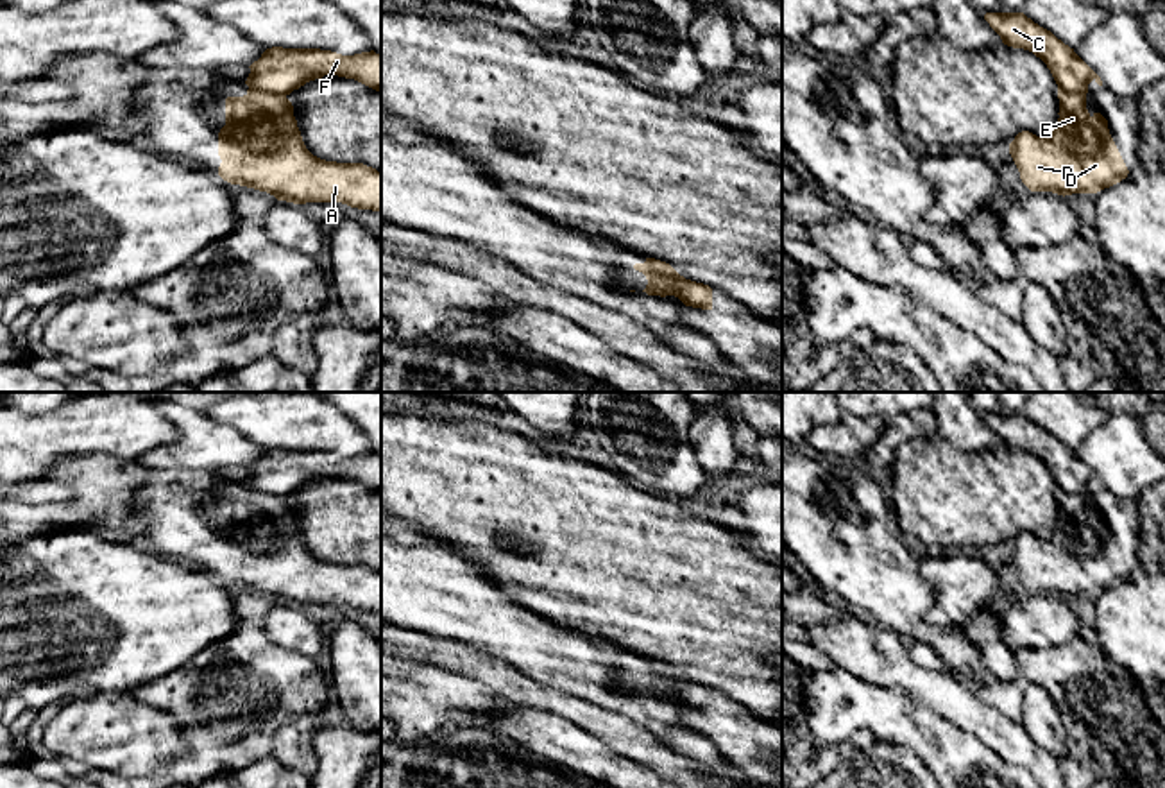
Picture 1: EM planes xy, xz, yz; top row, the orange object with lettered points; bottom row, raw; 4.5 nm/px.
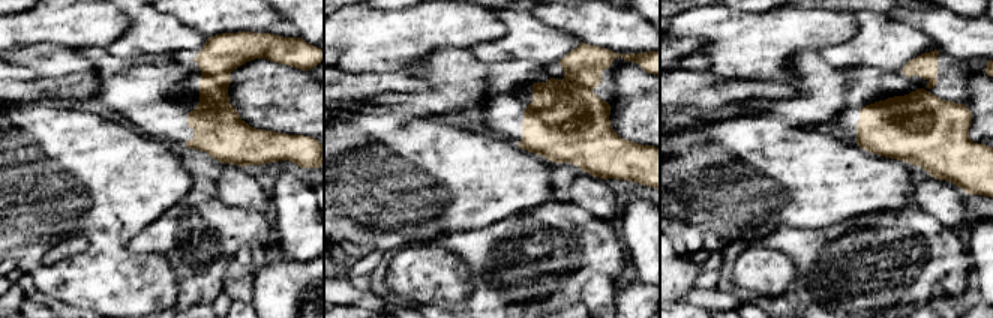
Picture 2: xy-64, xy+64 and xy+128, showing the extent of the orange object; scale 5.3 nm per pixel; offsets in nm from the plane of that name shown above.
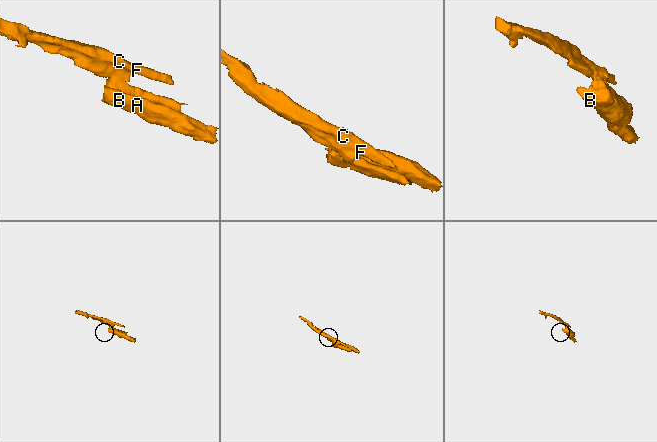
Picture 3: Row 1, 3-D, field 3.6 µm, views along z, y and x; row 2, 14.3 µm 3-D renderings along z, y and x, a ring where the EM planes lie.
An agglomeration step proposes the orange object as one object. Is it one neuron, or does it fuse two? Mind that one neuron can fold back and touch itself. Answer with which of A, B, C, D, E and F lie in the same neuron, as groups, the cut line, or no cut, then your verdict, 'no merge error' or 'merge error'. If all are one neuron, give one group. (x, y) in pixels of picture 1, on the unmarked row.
A B D E / C F; cut in xy along (249, 488), (285, 498); merge error

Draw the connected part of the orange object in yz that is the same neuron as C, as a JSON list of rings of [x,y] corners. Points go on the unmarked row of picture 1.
[[[986,414],[984,421],[1000,437],[1004,446],[1029,451],[1040,458],[1050,471],[1058,491],[1086,496],[1092,482],[1102,487],[1101,478],[1074,450],[1024,414]]]

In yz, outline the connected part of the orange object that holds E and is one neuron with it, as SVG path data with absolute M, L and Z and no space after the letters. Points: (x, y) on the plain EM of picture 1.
M1058 491L1059 519L1049 539L1022 532L1009 555L1031 593L1097 595L1129 571L1101 514L1090 516L1086 496Z

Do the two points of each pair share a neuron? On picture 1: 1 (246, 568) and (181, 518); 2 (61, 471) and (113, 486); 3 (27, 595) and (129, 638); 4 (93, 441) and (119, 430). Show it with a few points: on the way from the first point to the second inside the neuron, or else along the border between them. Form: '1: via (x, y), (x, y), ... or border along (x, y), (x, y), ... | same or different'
1: via (229, 552), (208, 534), (197, 534) | same
2: via (74, 471), (101, 480) | same
3: via (54, 552), (93, 543), (126, 593) | same
4: via (99, 436), (104, 430), (113, 430) | same

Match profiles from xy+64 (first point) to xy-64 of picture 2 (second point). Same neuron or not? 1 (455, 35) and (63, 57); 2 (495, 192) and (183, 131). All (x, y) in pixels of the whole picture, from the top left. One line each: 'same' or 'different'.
1: different
2: different

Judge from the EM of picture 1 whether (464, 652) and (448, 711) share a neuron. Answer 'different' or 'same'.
different

